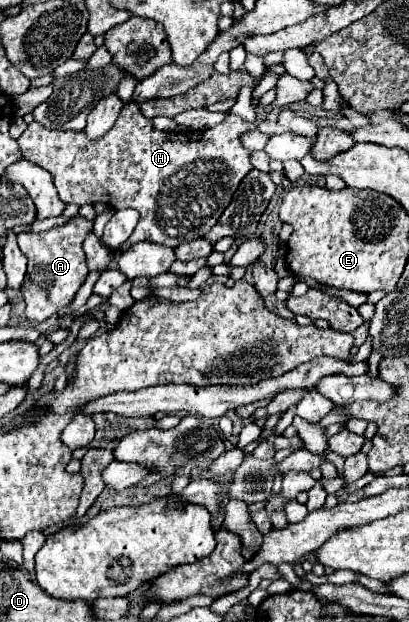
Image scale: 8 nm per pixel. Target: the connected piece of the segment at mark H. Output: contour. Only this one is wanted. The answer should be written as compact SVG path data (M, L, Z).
M130 101L122 107L114 127L96 141L88 139L84 131L46 129L32 121L26 127L26 131L18 137L18 145L24 159L42 165L46 171L52 173L54 185L64 203L108 203L114 209L132 207L140 211L140 223L122 249L130 249L130 245L140 241L156 243L156 239L160 245L174 249L176 245L204 237L220 219L220 213L230 205L240 181L252 169L250 151L244 149L240 143L240 135L248 129L256 129L256 125L246 125L240 117L228 115L220 125L212 129L180 131L168 135L164 131L152 129L152 121L140 113L138 103Z

